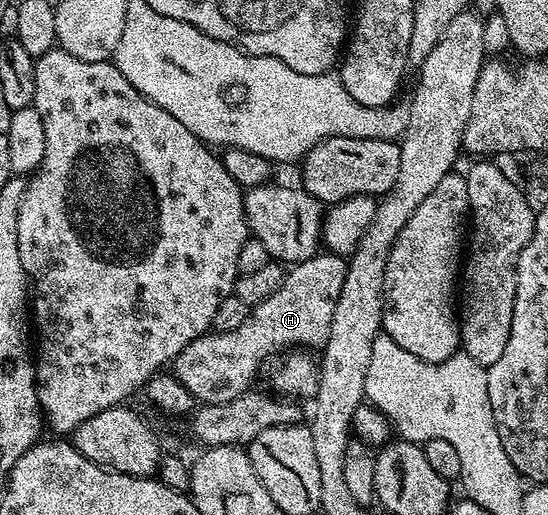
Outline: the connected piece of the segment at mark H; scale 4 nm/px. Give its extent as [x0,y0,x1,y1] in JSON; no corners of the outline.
[173,250,347,404]

